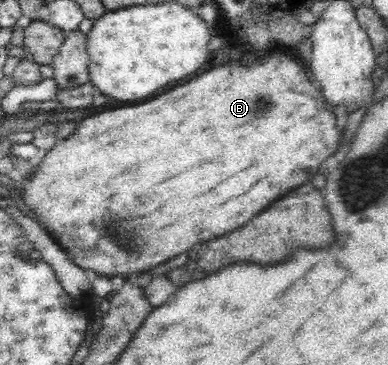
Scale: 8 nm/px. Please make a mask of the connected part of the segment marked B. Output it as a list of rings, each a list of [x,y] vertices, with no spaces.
[[[273,49],[273,51],[265,53],[263,57],[253,59],[251,63],[231,61],[231,63],[225,63],[225,65],[217,65],[217,67],[213,67],[213,69],[201,73],[199,77],[195,77],[195,79],[191,79],[191,81],[187,81],[187,83],[183,83],[183,85],[179,85],[179,87],[175,87],[175,89],[171,89],[171,91],[167,91],[167,93],[163,93],[163,95],[151,99],[151,101],[141,103],[141,105],[127,105],[127,107],[119,107],[119,109],[107,109],[107,111],[101,111],[101,113],[81,118],[81,121],[77,123],[75,133],[71,133],[71,135],[69,135],[67,139],[63,139],[63,141],[58,140],[58,142],[40,158],[40,162],[35,164],[35,171],[22,181],[22,189],[20,189],[21,196],[18,201],[21,201],[21,204],[24,203],[25,208],[27,207],[35,213],[37,223],[55,239],[55,243],[69,255],[69,259],[71,259],[75,265],[79,265],[79,267],[83,267],[83,269],[91,269],[91,271],[95,271],[99,276],[105,275],[105,278],[111,277],[112,279],[113,275],[122,275],[124,278],[134,279],[136,276],[142,274],[142,272],[149,272],[155,265],[169,261],[173,255],[181,255],[181,253],[189,251],[197,241],[209,241],[209,239],[215,239],[215,237],[219,237],[219,235],[223,235],[223,233],[229,233],[229,231],[241,227],[243,223],[247,223],[249,219],[253,219],[257,211],[265,209],[267,205],[271,205],[275,200],[286,196],[291,190],[298,188],[300,185],[306,184],[308,181],[311,183],[312,179],[309,175],[311,175],[311,173],[313,173],[313,175],[315,175],[315,173],[321,173],[319,165],[321,165],[329,155],[333,155],[333,153],[337,151],[339,143],[341,143],[341,129],[337,129],[337,113],[335,113],[335,107],[327,105],[327,101],[323,99],[321,89],[313,87],[313,83],[311,83],[311,79],[309,79],[309,67],[307,68],[303,65],[299,57],[291,55],[289,51]]]

